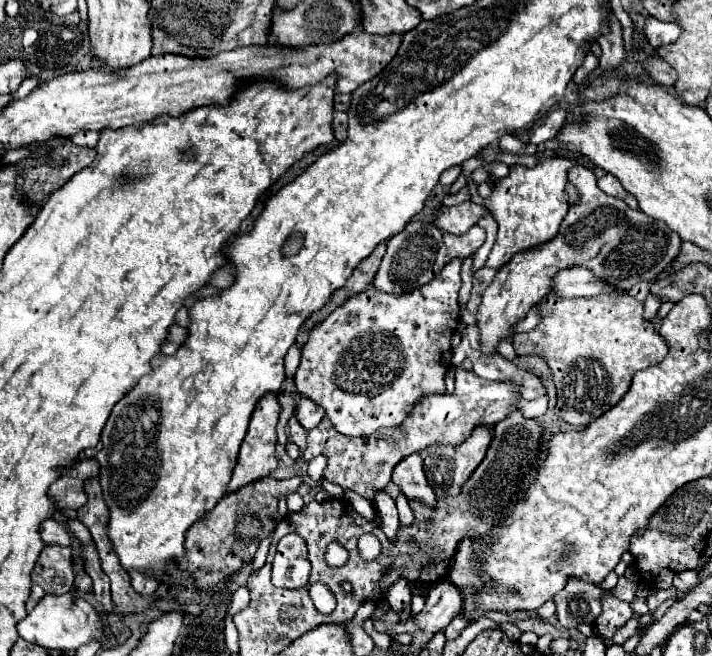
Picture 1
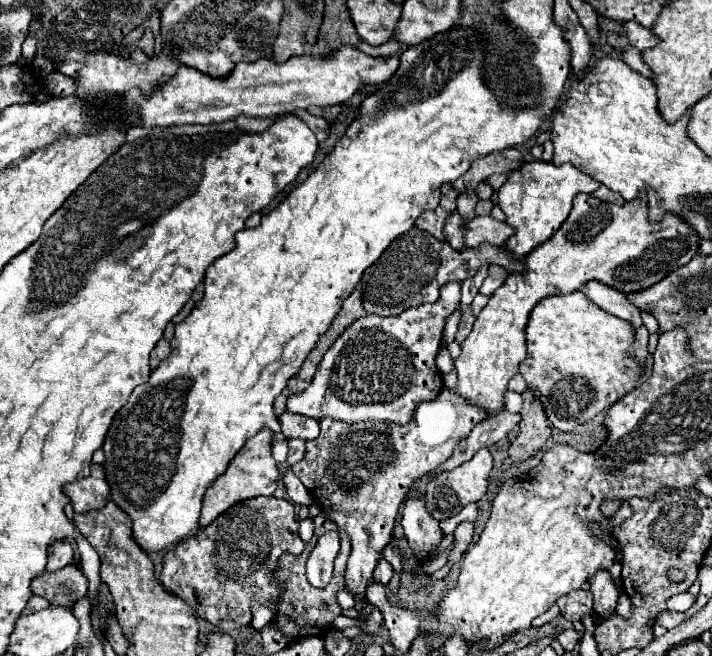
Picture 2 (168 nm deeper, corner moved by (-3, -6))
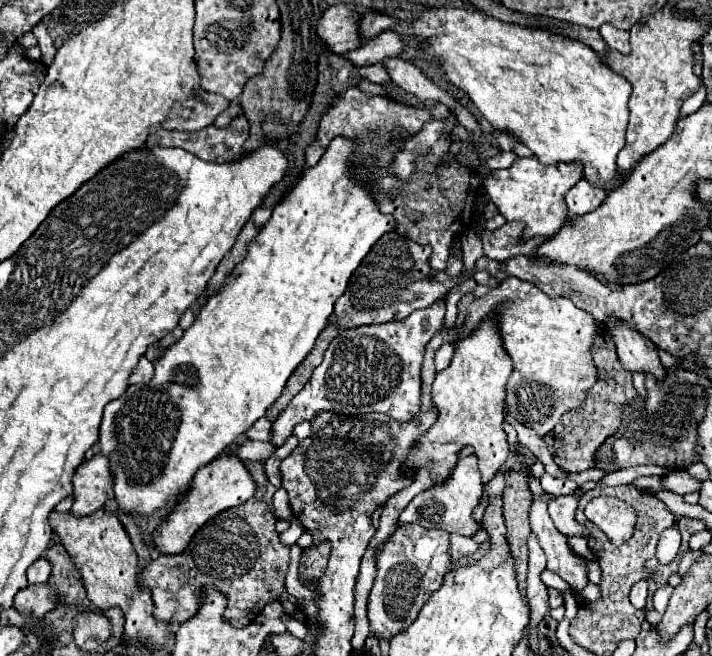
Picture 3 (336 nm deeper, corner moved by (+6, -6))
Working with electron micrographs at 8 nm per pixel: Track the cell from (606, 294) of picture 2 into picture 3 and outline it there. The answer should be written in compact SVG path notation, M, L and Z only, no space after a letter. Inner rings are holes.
M607 320L605 326L607 326L607 332L613 336L619 362L627 372L651 374L655 376L657 382L665 378L665 370L659 362L657 348L647 338L643 338L641 334L637 334L637 330L633 330L631 326L619 320Z

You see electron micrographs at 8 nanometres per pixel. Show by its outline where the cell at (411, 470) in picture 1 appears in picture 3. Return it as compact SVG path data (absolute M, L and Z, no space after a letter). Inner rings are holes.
M401 524L397 528L395 538L389 538L377 556L375 584L367 602L371 636L377 640L391 640L415 622L427 598L441 586L443 576L455 568L449 548L449 534L445 530L427 530L417 524Z

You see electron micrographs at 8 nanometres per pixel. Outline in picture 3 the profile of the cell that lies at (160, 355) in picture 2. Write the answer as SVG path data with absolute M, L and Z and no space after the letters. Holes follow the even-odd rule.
M145 356L139 360L139 364L135 366L135 370L131 372L131 380L129 384L139 384L139 382L149 382L149 378L153 376L153 362L149 362Z

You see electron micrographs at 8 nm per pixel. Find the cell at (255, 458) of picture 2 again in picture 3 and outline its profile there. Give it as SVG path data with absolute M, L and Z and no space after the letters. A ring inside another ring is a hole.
M231 452L219 456L209 466L203 466L197 470L195 478L191 480L191 490L187 490L187 498L179 498L179 502L175 504L175 508L171 510L167 520L157 526L157 530L153 532L155 550L159 554L167 554L167 556L181 554L187 548L193 534L207 520L211 520L215 514L223 512L227 508L243 504L251 496L255 496L255 482L251 478L251 474L247 472L247 468L241 464L241 460Z

